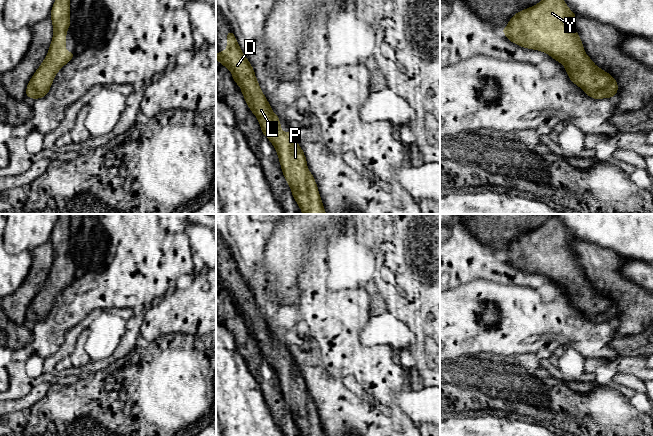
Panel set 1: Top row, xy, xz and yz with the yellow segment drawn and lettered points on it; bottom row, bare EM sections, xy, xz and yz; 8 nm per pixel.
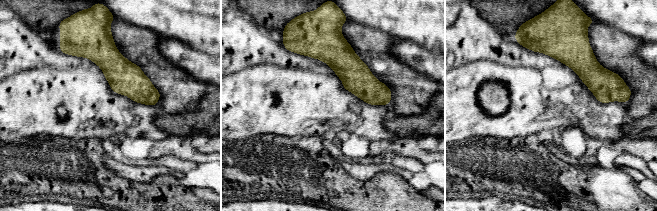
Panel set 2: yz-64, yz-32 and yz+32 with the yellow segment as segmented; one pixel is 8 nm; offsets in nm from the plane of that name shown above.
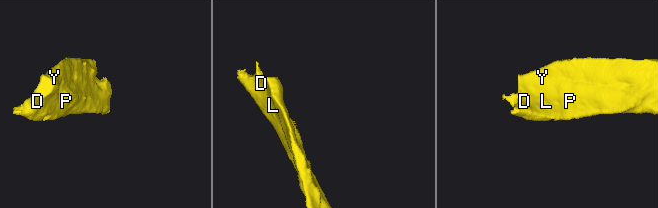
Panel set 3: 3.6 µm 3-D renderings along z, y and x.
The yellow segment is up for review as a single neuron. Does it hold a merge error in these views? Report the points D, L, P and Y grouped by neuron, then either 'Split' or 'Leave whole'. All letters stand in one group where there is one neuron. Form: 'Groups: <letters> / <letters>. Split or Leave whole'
Groups: D L P Y. Leave whole

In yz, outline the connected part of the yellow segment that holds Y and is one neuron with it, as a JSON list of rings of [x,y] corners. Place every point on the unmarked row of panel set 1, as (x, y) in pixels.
[[[552,216],[537,229],[513,239],[508,250],[501,256],[509,265],[528,273],[540,274],[563,288],[570,305],[593,323],[614,321],[618,315],[617,306],[586,279],[582,265],[573,251],[573,244],[577,241],[567,231],[564,223],[557,216]]]

